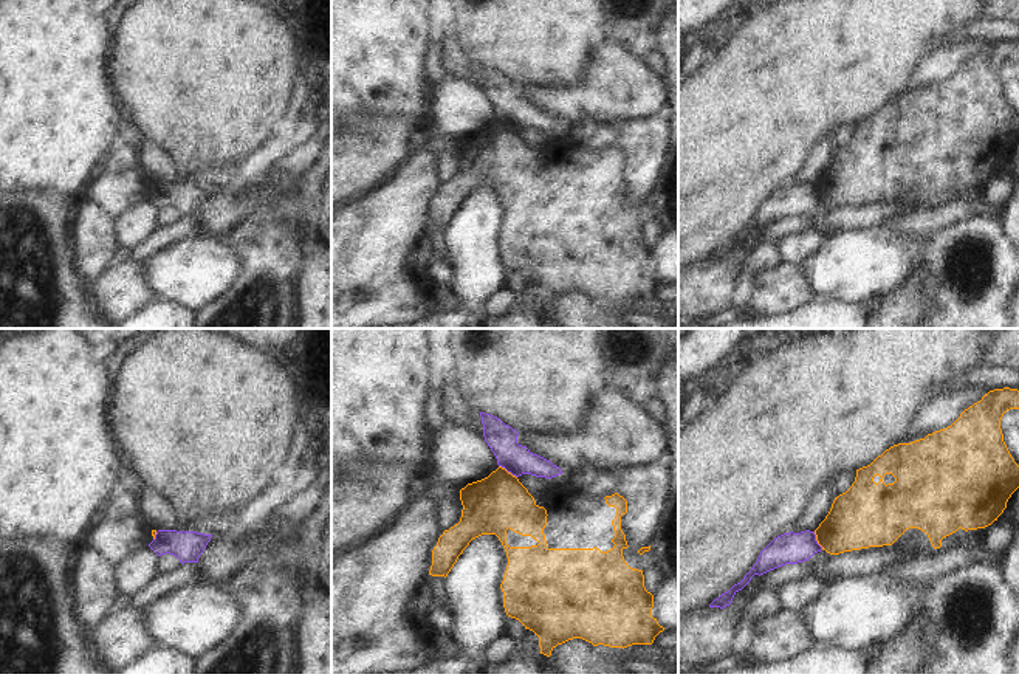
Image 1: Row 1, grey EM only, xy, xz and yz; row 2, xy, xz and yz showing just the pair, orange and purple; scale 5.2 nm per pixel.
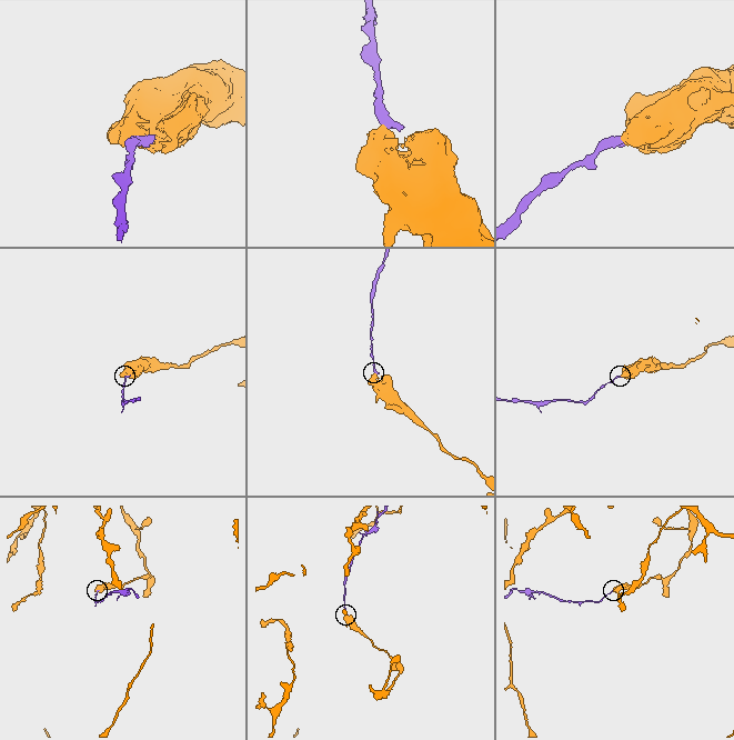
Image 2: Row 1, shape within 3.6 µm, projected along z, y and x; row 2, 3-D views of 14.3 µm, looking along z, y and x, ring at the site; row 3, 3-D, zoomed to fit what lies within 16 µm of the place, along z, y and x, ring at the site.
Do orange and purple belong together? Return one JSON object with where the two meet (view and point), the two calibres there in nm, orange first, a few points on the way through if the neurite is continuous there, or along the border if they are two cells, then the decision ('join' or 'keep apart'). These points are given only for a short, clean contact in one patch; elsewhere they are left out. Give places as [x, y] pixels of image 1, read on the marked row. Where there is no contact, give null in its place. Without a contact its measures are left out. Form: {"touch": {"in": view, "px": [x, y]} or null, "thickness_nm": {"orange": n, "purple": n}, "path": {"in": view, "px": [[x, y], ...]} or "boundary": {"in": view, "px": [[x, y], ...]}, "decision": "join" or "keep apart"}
{"touch": {"in": "xz", "px": [507, 471]}, "thickness_nm": {"orange": 300, "purple": 160}, "boundary": {"in": "xz", "px": [[499, 465], [516, 477]]}, "decision": "keep apart"}

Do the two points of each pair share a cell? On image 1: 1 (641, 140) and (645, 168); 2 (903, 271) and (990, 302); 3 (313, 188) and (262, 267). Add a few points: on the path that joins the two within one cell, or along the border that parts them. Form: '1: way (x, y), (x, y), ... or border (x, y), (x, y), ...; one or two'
1: way (645, 146), (645, 161); one
2: way (928, 261), (937, 285), (965, 306); one
3: way (293, 208), (271, 228), (270, 247); one

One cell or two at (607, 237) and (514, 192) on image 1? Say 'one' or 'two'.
one

